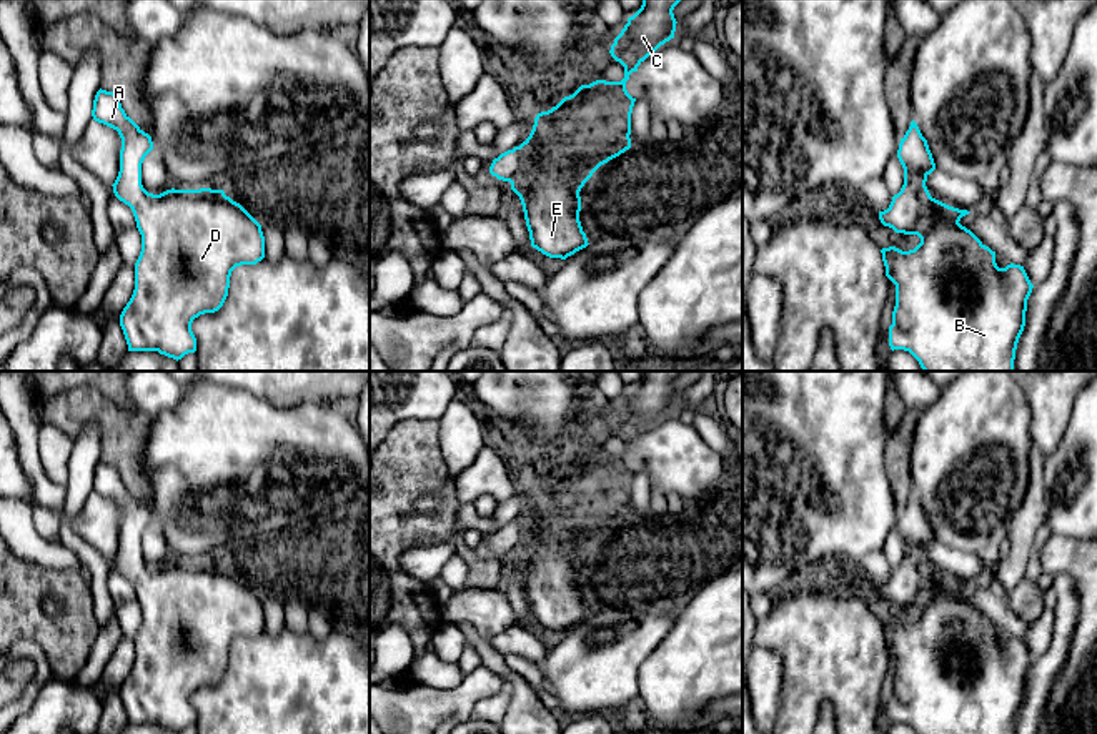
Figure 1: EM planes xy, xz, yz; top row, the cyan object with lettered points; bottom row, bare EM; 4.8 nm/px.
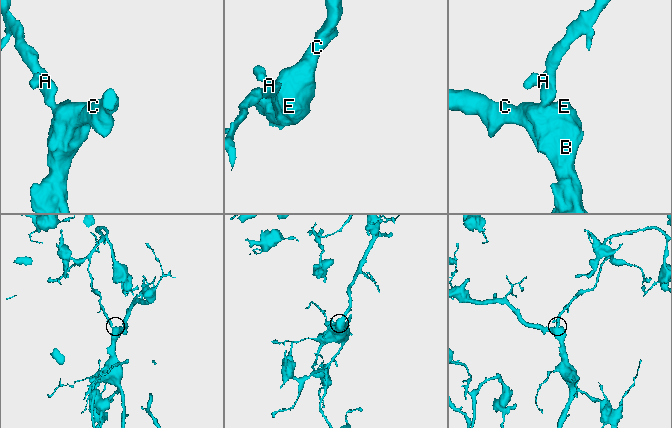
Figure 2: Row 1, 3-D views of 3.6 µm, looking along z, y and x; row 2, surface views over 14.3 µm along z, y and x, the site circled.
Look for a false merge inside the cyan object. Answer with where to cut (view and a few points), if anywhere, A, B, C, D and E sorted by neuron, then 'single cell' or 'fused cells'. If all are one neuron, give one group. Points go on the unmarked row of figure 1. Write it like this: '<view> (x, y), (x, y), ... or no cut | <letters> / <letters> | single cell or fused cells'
no cut | A B C D E | single cell

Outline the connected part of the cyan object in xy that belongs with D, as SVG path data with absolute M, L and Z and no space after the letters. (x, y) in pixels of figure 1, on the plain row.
M97 464L92 489L117 503L122 511L120 544L112 559L115 569L132 581L141 608L135 662L120 687L128 724L158 724L178 734L196 724L191 696L200 687L215 686L223 679L231 644L265 631L261 598L223 563L171 561L160 568L148 566L141 558L141 536L153 523L151 509L125 486L113 464Z

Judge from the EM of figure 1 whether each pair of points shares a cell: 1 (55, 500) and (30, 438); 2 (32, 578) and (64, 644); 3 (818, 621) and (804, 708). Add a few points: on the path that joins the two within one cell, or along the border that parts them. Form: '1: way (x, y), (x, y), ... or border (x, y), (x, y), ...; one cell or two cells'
1: way (40, 485), (30, 465), (30, 453); one cell
2: way (32, 595), (32, 613), (47, 628); one cell
3: way (818, 643), (818, 668), (806, 686); one cell

